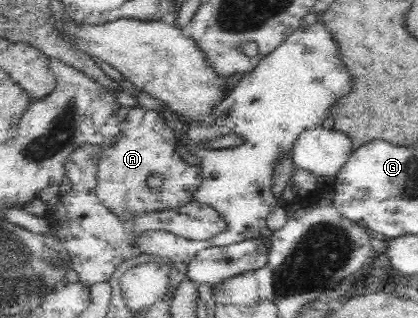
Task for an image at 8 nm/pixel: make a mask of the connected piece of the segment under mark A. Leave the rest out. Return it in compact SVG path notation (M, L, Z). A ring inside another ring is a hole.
M132 107L123 122L116 140L103 148L96 164L96 193L99 201L122 220L144 213L177 209L193 201L203 180L202 168L188 164L176 153L177 135L164 121L159 111ZM151 173L163 177L159 194L151 194L146 185Z

